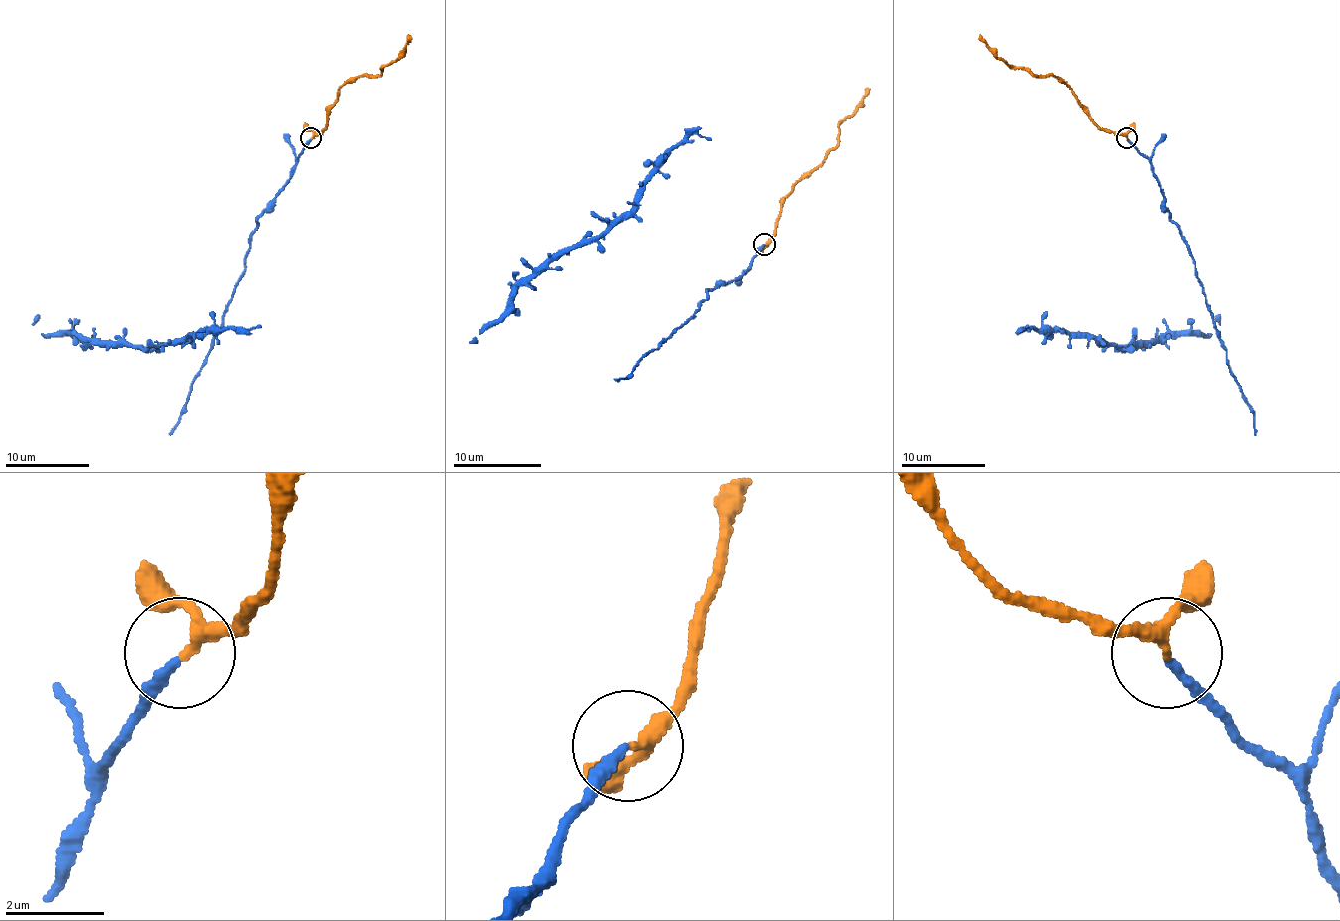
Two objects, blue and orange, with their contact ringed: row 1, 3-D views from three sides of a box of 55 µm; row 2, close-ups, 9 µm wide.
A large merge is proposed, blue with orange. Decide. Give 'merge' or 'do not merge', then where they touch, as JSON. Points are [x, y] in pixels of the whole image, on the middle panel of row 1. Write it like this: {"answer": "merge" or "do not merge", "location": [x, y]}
{"answer": "merge", "location": [764, 244]}

